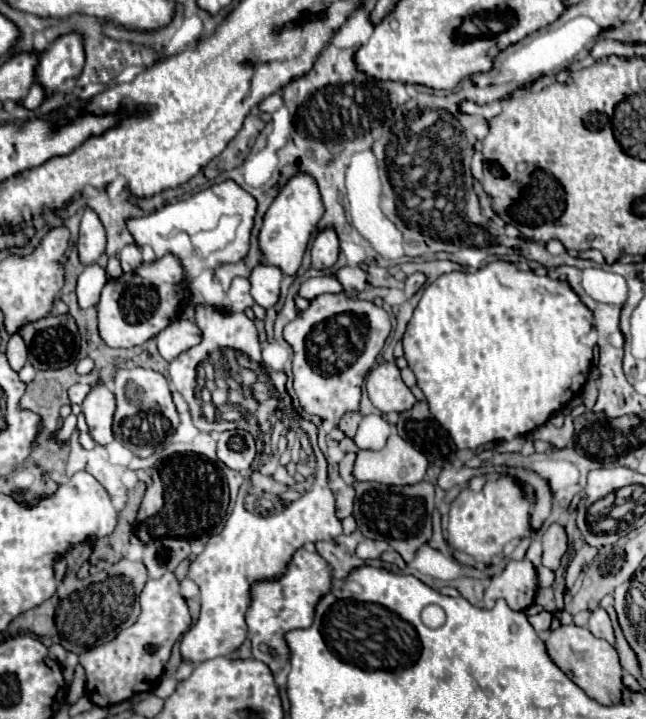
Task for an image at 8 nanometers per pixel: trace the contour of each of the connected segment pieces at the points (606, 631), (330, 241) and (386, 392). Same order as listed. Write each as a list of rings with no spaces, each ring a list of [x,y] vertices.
[[[596,607],[590,615],[588,621],[588,629],[594,637],[606,639],[610,645],[616,645],[616,637],[614,637],[614,629],[612,629],[612,621],[608,617],[608,613],[602,607]]]
[[[326,229],[322,231],[316,239],[314,239],[314,245],[312,245],[312,267],[314,269],[328,269],[336,263],[338,259],[338,237],[332,229]]]
[[[380,363],[366,377],[366,389],[372,405],[382,413],[402,413],[416,403],[412,391],[404,385],[400,369],[394,363]]]

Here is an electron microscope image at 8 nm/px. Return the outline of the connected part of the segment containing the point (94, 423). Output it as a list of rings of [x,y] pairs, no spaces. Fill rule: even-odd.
[[[102,383],[92,385],[90,393],[82,401],[82,413],[90,427],[90,435],[96,443],[106,445],[114,439],[112,435],[112,415],[114,415],[114,393]]]

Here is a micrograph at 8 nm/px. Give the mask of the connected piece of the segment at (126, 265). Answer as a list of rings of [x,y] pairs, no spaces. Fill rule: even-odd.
[[[126,245],[126,247],[118,253],[118,259],[120,259],[122,269],[128,273],[128,271],[134,271],[134,269],[142,263],[142,253],[138,251],[136,245]]]

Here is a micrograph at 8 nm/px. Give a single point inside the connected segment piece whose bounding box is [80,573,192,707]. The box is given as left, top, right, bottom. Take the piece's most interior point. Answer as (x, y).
(133, 663)

